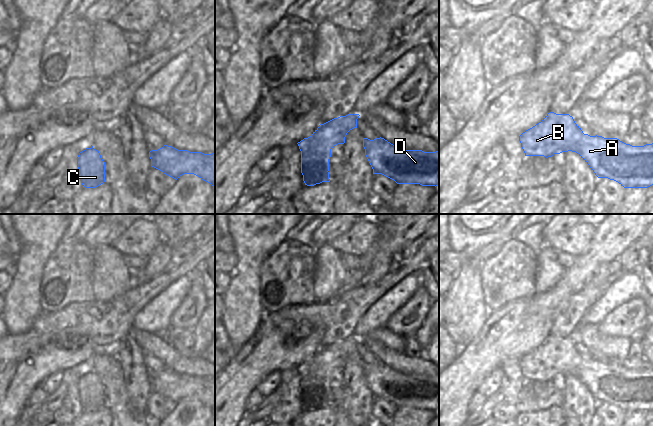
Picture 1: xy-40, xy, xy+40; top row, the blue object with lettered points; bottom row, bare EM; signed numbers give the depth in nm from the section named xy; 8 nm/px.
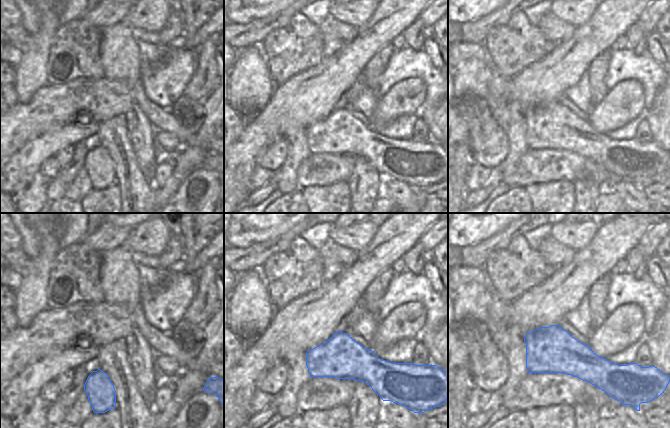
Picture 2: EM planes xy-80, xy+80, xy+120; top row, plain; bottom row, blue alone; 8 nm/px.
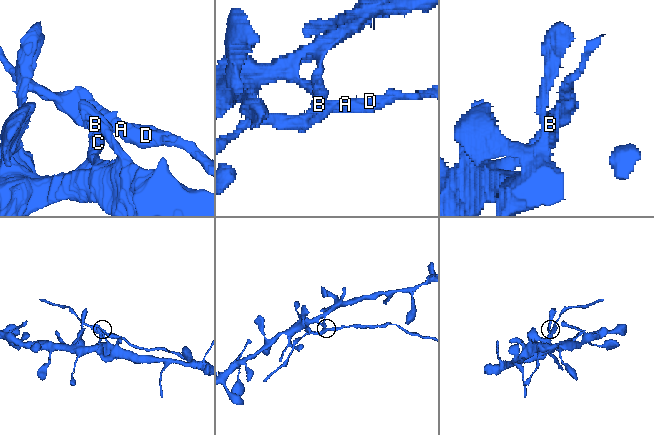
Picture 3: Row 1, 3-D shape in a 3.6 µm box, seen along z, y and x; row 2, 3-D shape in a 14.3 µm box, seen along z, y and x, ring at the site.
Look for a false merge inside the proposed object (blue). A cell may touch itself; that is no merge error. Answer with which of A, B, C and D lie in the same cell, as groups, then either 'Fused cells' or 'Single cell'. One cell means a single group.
Groups: A B D / C. Fused cells.

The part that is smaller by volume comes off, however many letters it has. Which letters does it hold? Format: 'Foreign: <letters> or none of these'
Foreign: A, B, D.

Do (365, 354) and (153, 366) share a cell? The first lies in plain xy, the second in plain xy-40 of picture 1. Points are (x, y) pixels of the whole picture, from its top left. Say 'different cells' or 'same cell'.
same cell

